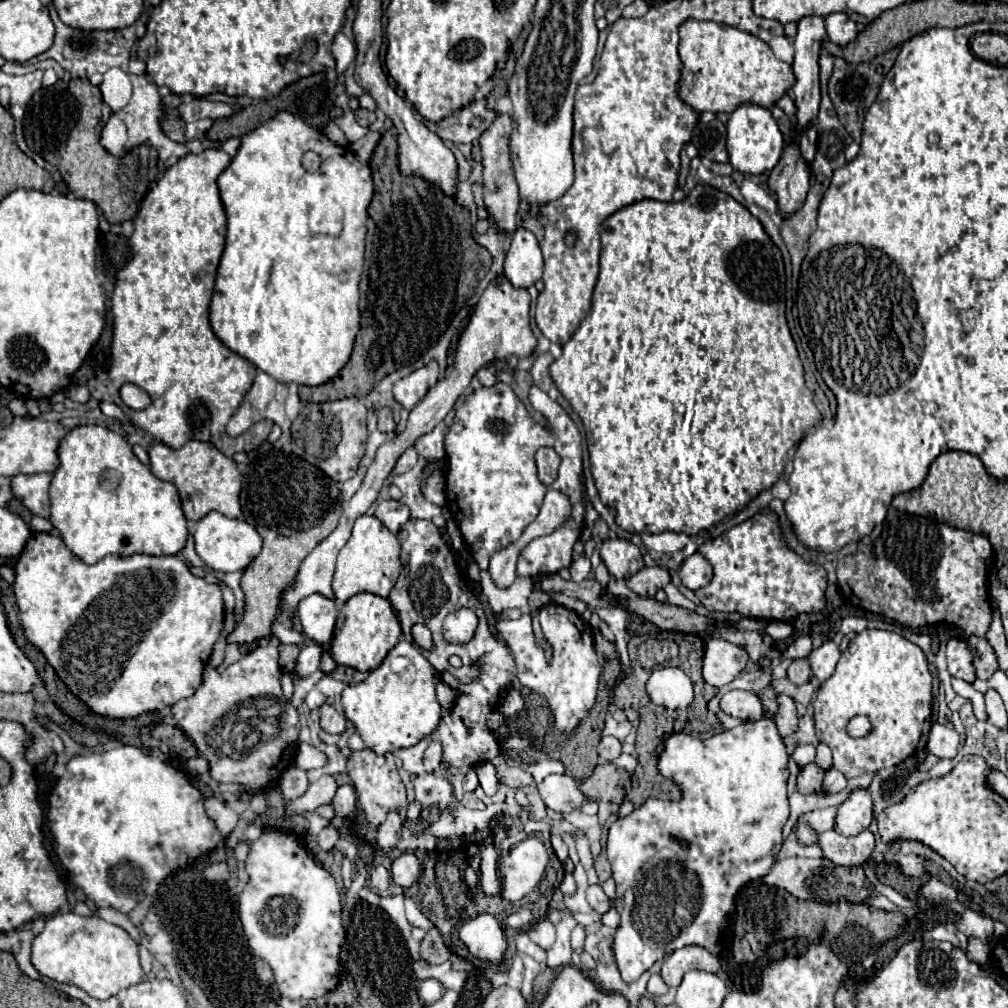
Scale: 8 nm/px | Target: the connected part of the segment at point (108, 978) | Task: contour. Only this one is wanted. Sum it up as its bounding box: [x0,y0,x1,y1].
[32,912,144,1000]

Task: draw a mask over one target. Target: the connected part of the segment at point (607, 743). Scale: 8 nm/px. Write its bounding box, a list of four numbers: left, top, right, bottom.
[598,736,622,762]

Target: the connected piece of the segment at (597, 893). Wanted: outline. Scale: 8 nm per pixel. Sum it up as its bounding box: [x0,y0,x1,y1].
[586,884,610,914]

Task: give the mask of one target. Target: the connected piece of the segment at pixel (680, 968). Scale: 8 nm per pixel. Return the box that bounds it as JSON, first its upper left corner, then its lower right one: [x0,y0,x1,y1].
[660,946,720,988]

